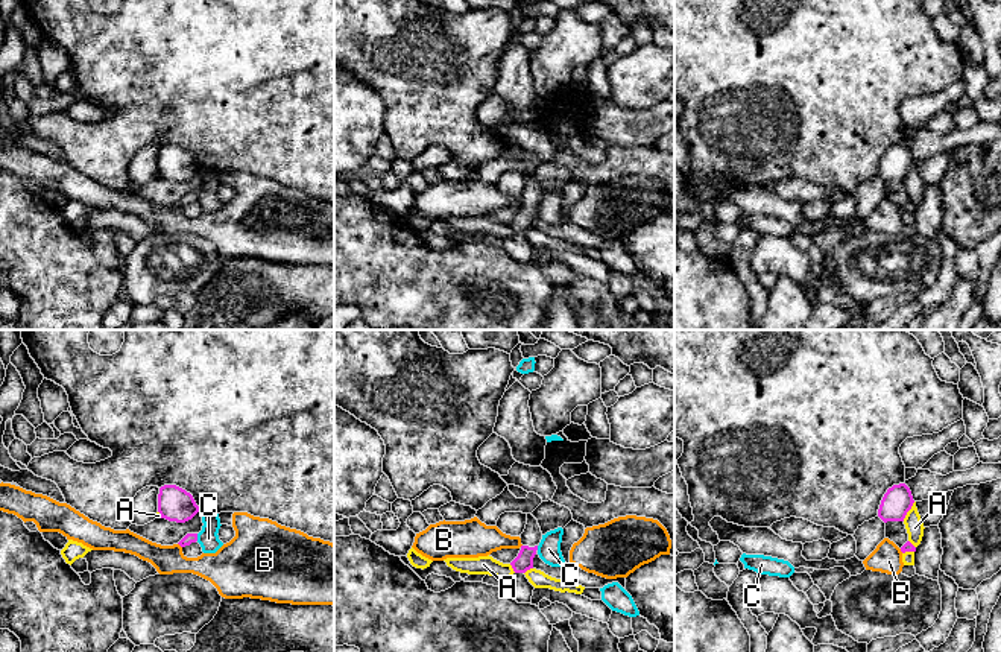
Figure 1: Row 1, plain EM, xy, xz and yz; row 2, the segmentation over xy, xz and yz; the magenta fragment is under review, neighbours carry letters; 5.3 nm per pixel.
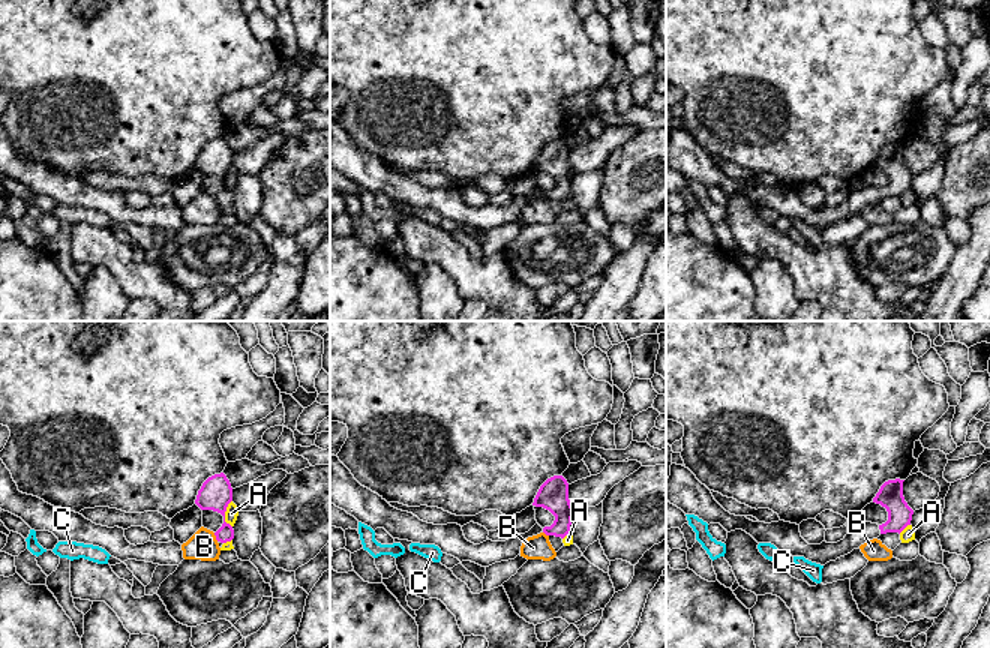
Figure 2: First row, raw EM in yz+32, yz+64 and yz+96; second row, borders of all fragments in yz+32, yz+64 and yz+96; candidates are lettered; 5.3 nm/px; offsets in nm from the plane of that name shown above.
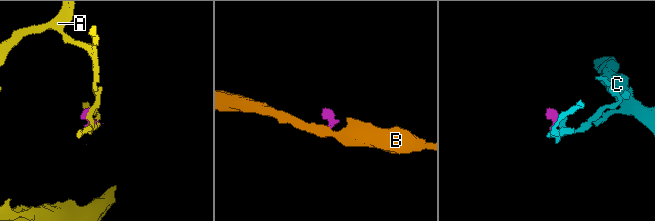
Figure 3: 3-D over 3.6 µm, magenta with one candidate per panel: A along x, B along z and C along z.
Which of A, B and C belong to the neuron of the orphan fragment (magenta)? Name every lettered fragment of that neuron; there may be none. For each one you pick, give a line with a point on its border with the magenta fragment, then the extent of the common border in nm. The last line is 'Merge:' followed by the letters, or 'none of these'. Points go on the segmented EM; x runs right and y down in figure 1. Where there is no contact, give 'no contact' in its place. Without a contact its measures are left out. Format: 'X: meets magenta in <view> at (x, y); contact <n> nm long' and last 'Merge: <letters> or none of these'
Merge: none of these

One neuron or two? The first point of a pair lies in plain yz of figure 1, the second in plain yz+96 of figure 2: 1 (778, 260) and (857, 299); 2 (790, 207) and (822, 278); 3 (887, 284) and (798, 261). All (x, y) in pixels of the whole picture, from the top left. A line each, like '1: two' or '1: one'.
1: one
2: two
3: two

